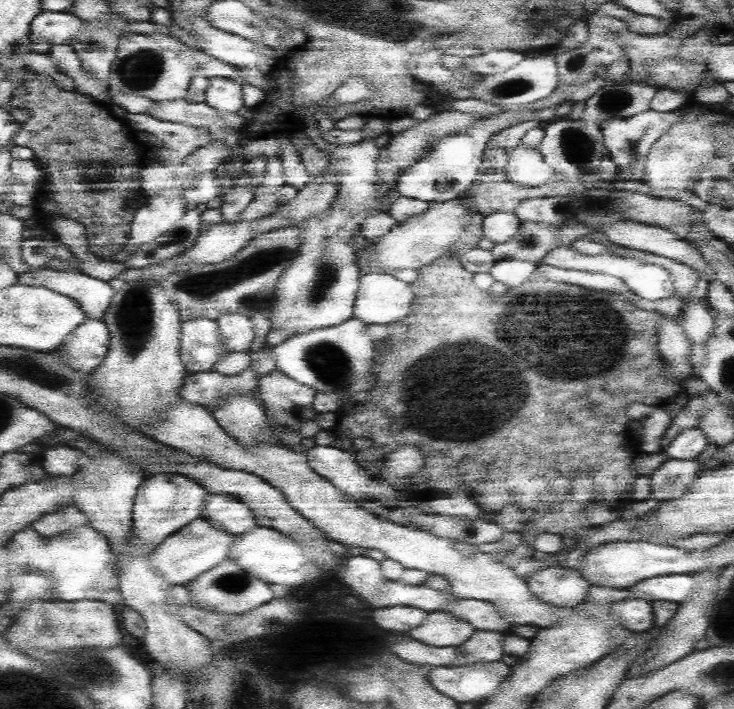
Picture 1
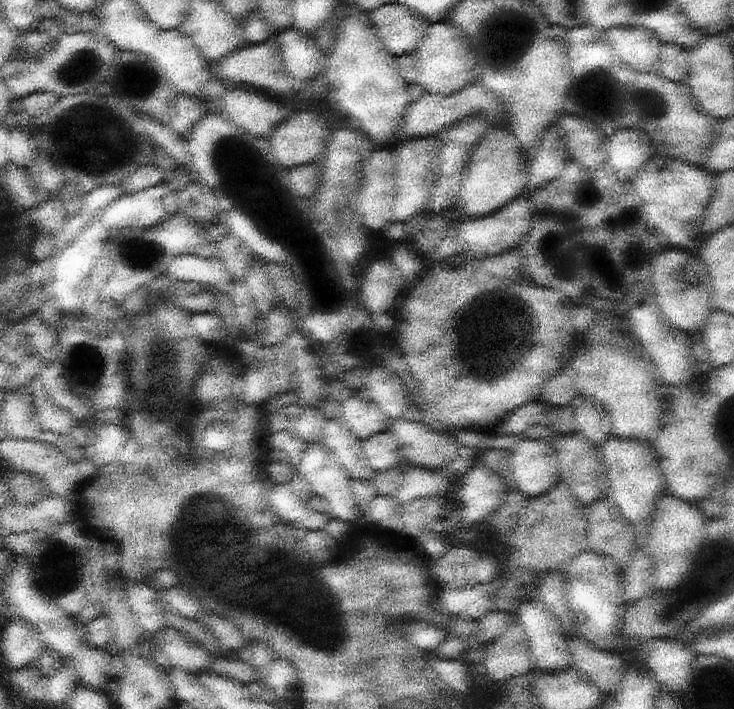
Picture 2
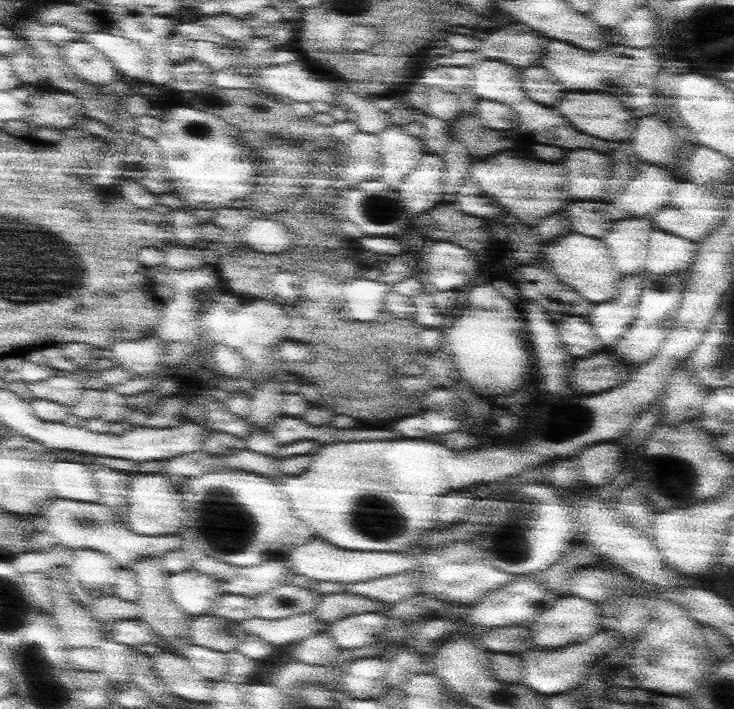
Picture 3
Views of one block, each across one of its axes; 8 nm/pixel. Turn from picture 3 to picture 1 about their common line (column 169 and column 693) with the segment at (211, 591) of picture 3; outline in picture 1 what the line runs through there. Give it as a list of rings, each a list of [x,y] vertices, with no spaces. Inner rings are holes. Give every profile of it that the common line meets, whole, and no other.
[[[668,573],[667,575],[644,579],[628,588],[632,596],[651,601],[666,600],[682,603],[696,588],[694,578],[688,573]]]

